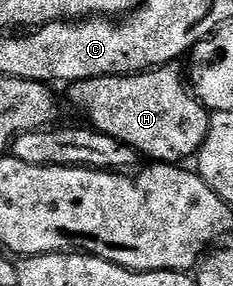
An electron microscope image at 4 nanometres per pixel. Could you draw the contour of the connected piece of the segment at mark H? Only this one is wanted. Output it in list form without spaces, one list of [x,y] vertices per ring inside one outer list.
[[[181,65],[157,66],[145,74],[123,74],[113,78],[89,78],[75,82],[69,87],[70,102],[76,109],[82,110],[87,123],[108,136],[116,136],[128,144],[143,159],[154,164],[182,164],[185,158],[193,159],[208,136],[211,111],[207,110],[194,97]]]

